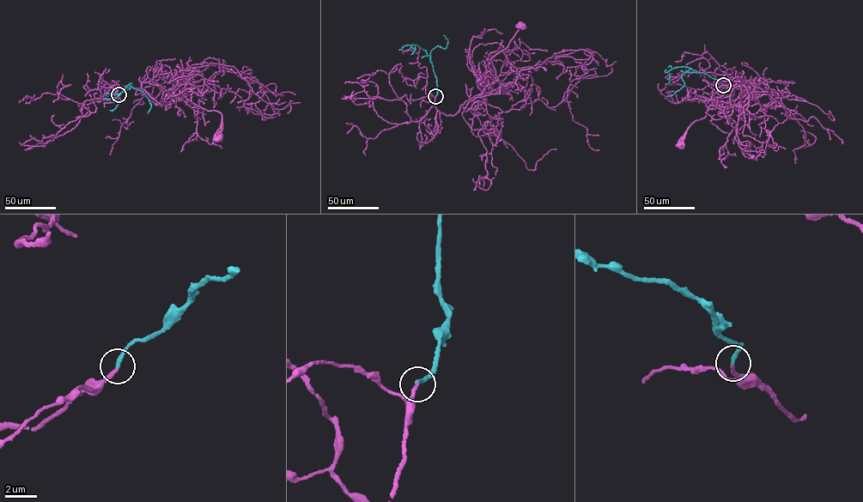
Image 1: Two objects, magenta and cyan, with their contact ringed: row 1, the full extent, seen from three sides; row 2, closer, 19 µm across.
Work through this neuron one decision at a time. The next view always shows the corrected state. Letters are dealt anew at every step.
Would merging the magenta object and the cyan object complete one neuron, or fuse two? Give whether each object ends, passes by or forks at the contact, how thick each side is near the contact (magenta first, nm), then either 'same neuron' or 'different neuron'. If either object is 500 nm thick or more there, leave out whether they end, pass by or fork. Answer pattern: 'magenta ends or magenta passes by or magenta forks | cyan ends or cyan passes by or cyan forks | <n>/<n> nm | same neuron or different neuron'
magenta ends | cyan ends | 200/260 nm | same neuron

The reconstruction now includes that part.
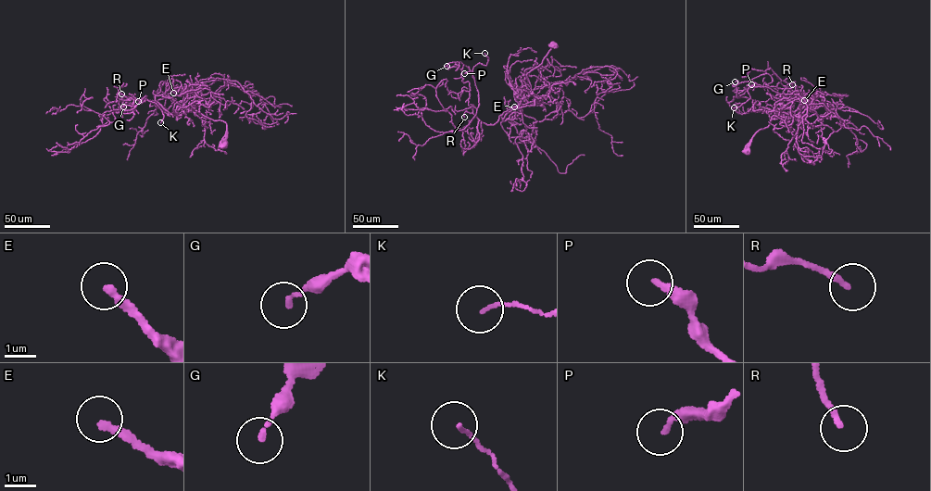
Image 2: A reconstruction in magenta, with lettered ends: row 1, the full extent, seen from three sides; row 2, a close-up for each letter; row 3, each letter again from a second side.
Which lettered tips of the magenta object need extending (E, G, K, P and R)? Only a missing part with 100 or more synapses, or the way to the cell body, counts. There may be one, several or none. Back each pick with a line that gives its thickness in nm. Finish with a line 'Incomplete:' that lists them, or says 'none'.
E: 240 nm thick
R: 190 nm thick
Incomplete: E, R

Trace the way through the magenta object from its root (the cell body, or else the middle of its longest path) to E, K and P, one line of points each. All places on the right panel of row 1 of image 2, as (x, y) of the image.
E: (745, 151), (774, 114), (796, 115), (797, 120), (803, 104), (813, 98), (813, 105), (804, 100)
K: (745, 151), (774, 114), (797, 120), (809, 99), (795, 91), (788, 101), (751, 86), (749, 98), (734, 107)
P: (745, 151), (774, 114), (796, 115), (797, 120), (809, 99), (795, 91), (788, 101), (768, 87), (751, 84)

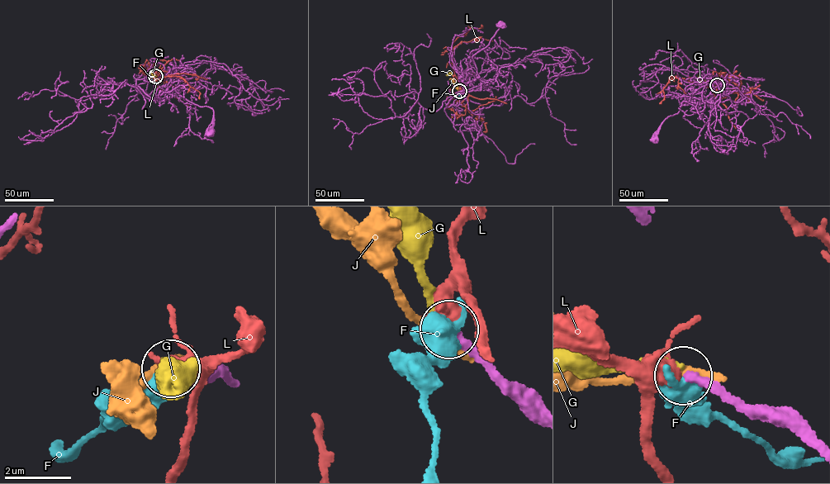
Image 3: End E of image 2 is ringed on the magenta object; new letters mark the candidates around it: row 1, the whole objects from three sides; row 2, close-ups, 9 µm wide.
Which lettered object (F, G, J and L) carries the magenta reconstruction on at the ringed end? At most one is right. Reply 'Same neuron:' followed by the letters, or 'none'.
Same neuron: none

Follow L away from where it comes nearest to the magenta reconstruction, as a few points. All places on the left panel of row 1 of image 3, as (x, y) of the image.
L: (156, 76), (156, 83), (158, 78), (163, 77), (181, 77), (199, 92), (199, 99)

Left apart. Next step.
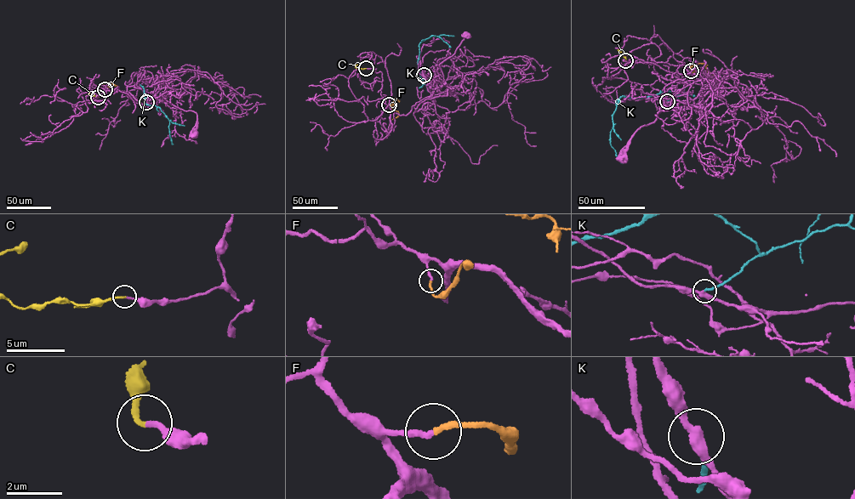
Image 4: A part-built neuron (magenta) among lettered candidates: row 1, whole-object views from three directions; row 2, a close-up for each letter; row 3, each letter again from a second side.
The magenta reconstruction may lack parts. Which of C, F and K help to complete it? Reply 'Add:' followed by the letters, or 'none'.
Add: C

